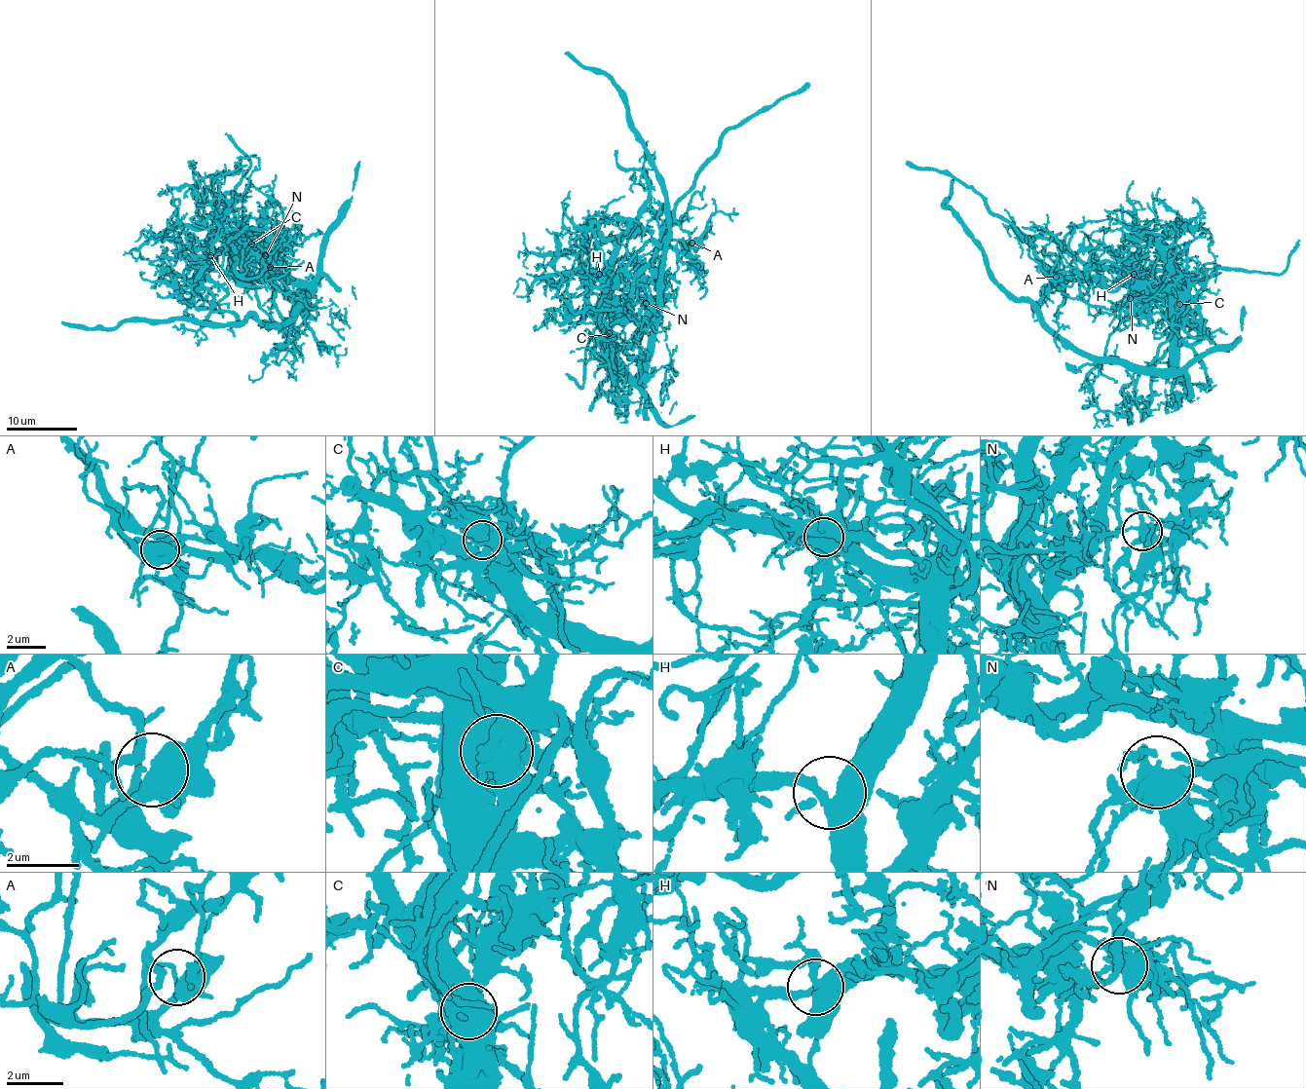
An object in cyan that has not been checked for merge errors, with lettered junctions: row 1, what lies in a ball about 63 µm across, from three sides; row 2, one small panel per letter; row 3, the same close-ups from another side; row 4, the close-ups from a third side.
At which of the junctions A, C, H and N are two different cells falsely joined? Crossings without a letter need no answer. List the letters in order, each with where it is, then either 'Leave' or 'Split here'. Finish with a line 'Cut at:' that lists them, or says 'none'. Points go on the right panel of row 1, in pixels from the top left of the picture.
A: Place: (1056, 277). Leave
C: Place: (1179, 304). Split here
H: Place: (1134, 274). Leave
N: Place: (1130, 298). Split here
Cut at: C, N

